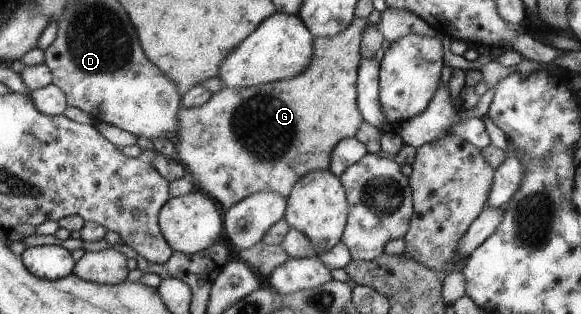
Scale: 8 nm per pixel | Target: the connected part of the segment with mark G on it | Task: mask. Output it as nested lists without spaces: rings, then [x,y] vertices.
[[[356,16],[354,22],[351,23],[345,31],[339,32],[337,36],[333,36],[333,38],[314,37],[314,60],[310,64],[310,67],[307,68],[305,72],[302,72],[301,75],[249,88],[225,87],[219,92],[212,93],[211,98],[199,107],[179,108],[179,114],[177,114],[179,117],[178,142],[175,144],[179,161],[163,155],[156,149],[141,150],[141,156],[139,158],[142,161],[153,164],[155,168],[158,169],[158,172],[166,177],[169,182],[179,180],[179,178],[185,176],[185,173],[188,172],[197,188],[207,192],[209,196],[214,197],[214,199],[218,200],[219,204],[223,204],[223,208],[227,208],[227,210],[235,206],[235,204],[241,203],[247,196],[254,195],[256,192],[277,192],[277,194],[281,194],[281,198],[287,200],[294,188],[294,184],[297,183],[302,176],[314,170],[330,170],[334,148],[338,146],[341,140],[353,138],[355,134],[357,134],[361,122],[365,120],[358,106],[358,68],[361,66],[362,36],[366,32],[367,26],[371,26],[368,19],[362,19]]]

